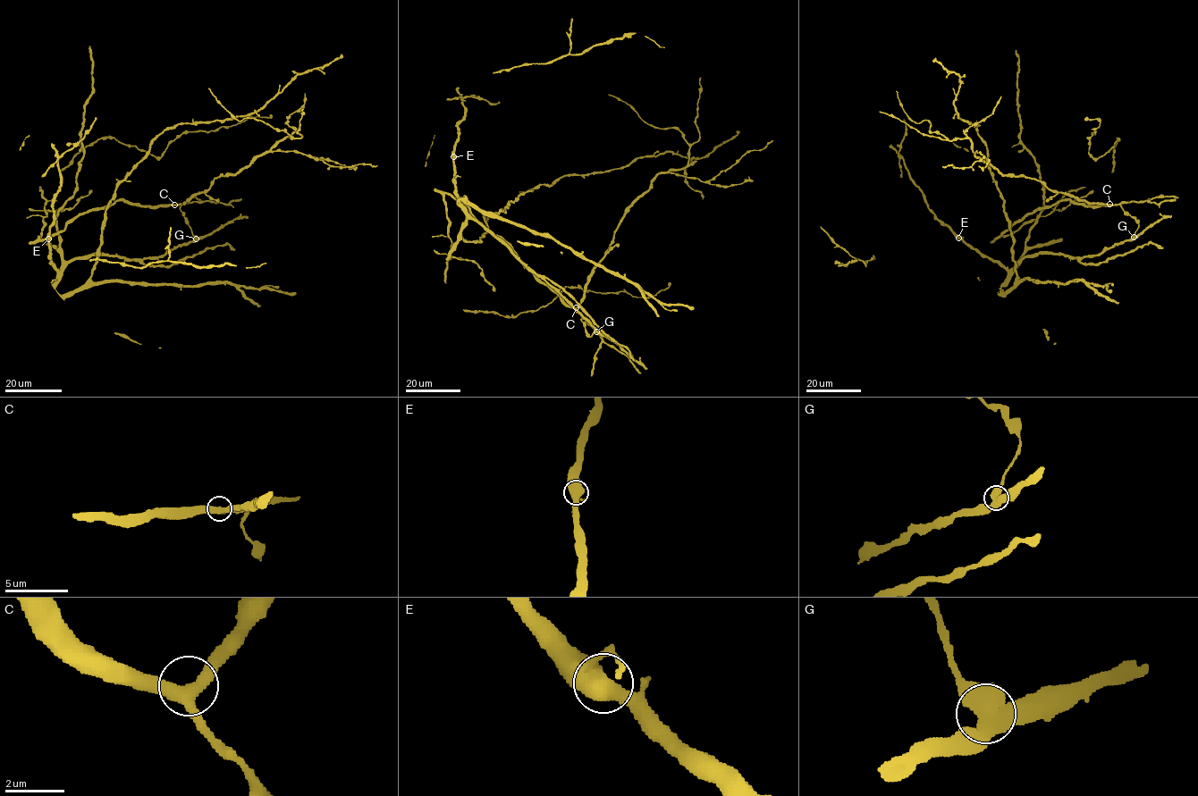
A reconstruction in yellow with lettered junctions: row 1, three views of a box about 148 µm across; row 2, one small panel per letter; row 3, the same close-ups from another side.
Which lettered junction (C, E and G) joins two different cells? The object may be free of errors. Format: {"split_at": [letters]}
{"split_at": []}

